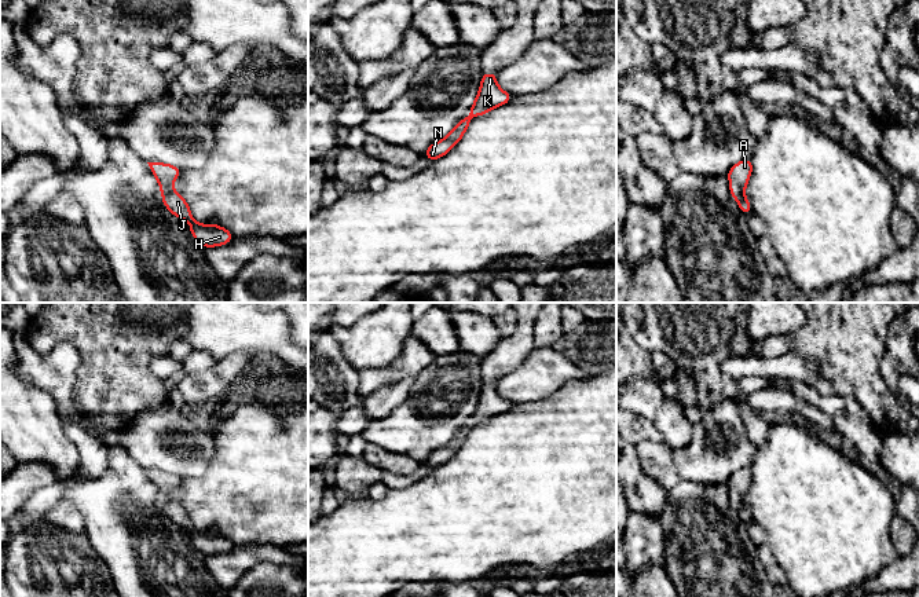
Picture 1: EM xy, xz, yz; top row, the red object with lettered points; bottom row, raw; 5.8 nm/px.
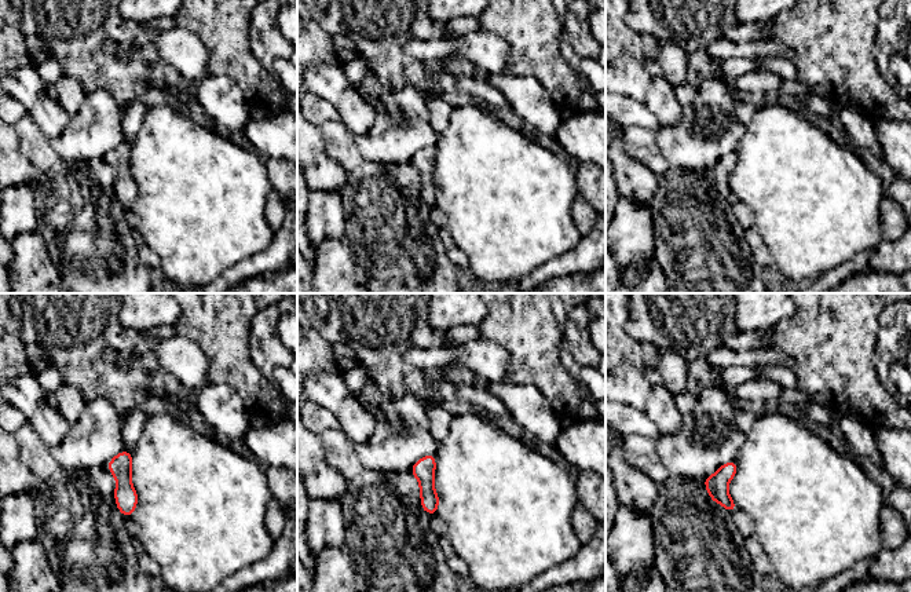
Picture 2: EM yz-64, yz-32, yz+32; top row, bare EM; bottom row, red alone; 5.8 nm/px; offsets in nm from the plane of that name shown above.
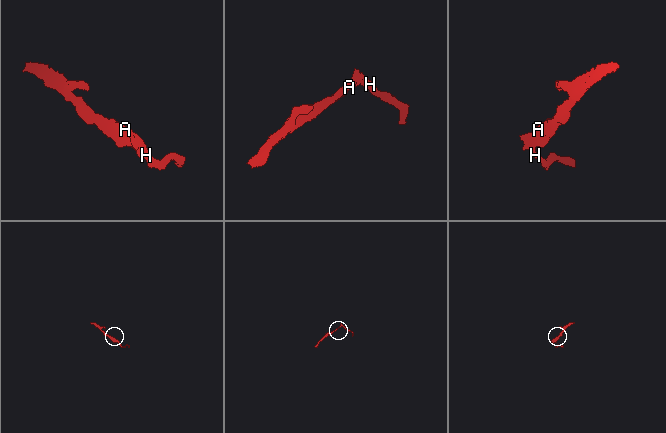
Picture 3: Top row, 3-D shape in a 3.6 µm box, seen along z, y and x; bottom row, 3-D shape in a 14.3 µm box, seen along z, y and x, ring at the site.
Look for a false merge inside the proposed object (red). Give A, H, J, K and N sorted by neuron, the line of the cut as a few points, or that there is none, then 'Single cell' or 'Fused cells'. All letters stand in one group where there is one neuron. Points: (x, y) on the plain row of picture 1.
Groups: A H J K N. No split. Single cell

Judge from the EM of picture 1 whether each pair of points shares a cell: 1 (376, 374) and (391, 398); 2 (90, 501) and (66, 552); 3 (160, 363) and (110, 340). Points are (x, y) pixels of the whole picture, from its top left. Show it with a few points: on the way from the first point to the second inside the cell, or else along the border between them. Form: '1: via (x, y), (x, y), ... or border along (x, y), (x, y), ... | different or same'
1: border along (413, 376), (380, 387), (363, 396) | different
2: border along (84, 531), (92, 549), (102, 560) | different
3: border along (160, 354), (152, 359), (150, 369), (163, 380) | different

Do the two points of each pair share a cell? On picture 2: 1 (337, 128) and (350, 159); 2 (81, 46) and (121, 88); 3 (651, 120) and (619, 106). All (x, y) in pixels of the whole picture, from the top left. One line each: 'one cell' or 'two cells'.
1: one cell
2: one cell
3: one cell

